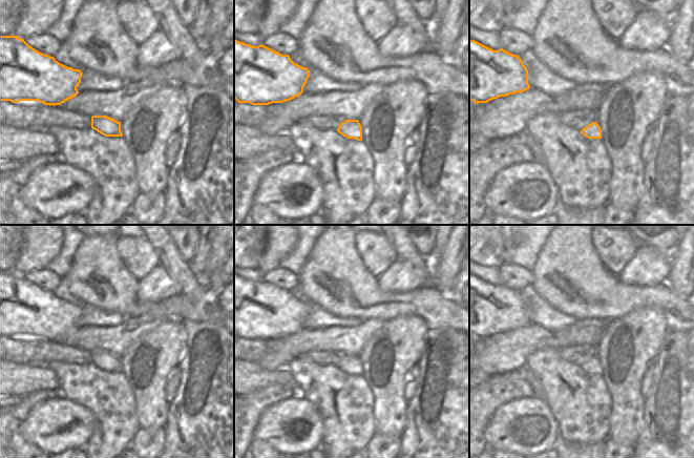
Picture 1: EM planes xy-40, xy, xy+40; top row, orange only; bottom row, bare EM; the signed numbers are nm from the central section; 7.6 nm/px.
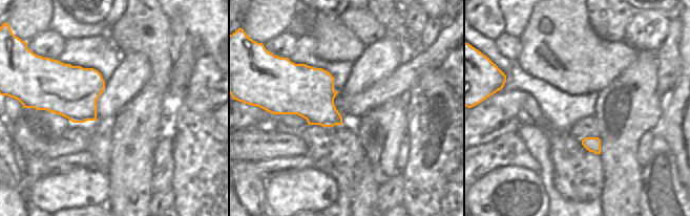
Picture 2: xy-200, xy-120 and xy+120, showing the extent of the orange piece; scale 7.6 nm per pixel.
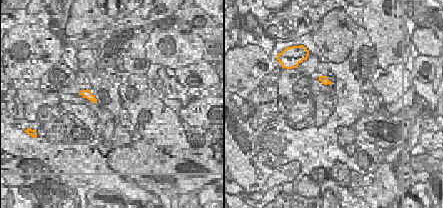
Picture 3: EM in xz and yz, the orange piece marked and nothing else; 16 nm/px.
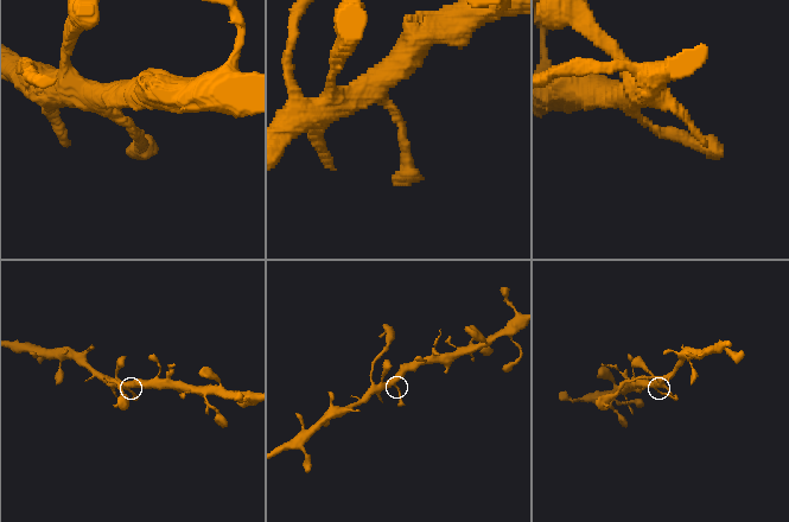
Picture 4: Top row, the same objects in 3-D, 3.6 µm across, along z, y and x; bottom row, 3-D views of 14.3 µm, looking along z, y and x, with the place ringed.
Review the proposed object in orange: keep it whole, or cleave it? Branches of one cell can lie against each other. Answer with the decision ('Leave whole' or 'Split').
Leave whole.

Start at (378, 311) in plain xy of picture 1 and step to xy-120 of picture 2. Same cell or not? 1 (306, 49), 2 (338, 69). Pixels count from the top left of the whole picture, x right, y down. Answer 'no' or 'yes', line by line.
1: no
2: no

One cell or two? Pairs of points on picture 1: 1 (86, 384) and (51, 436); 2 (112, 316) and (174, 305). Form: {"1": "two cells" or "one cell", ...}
{"1": "two cells", "2": "two cells"}

